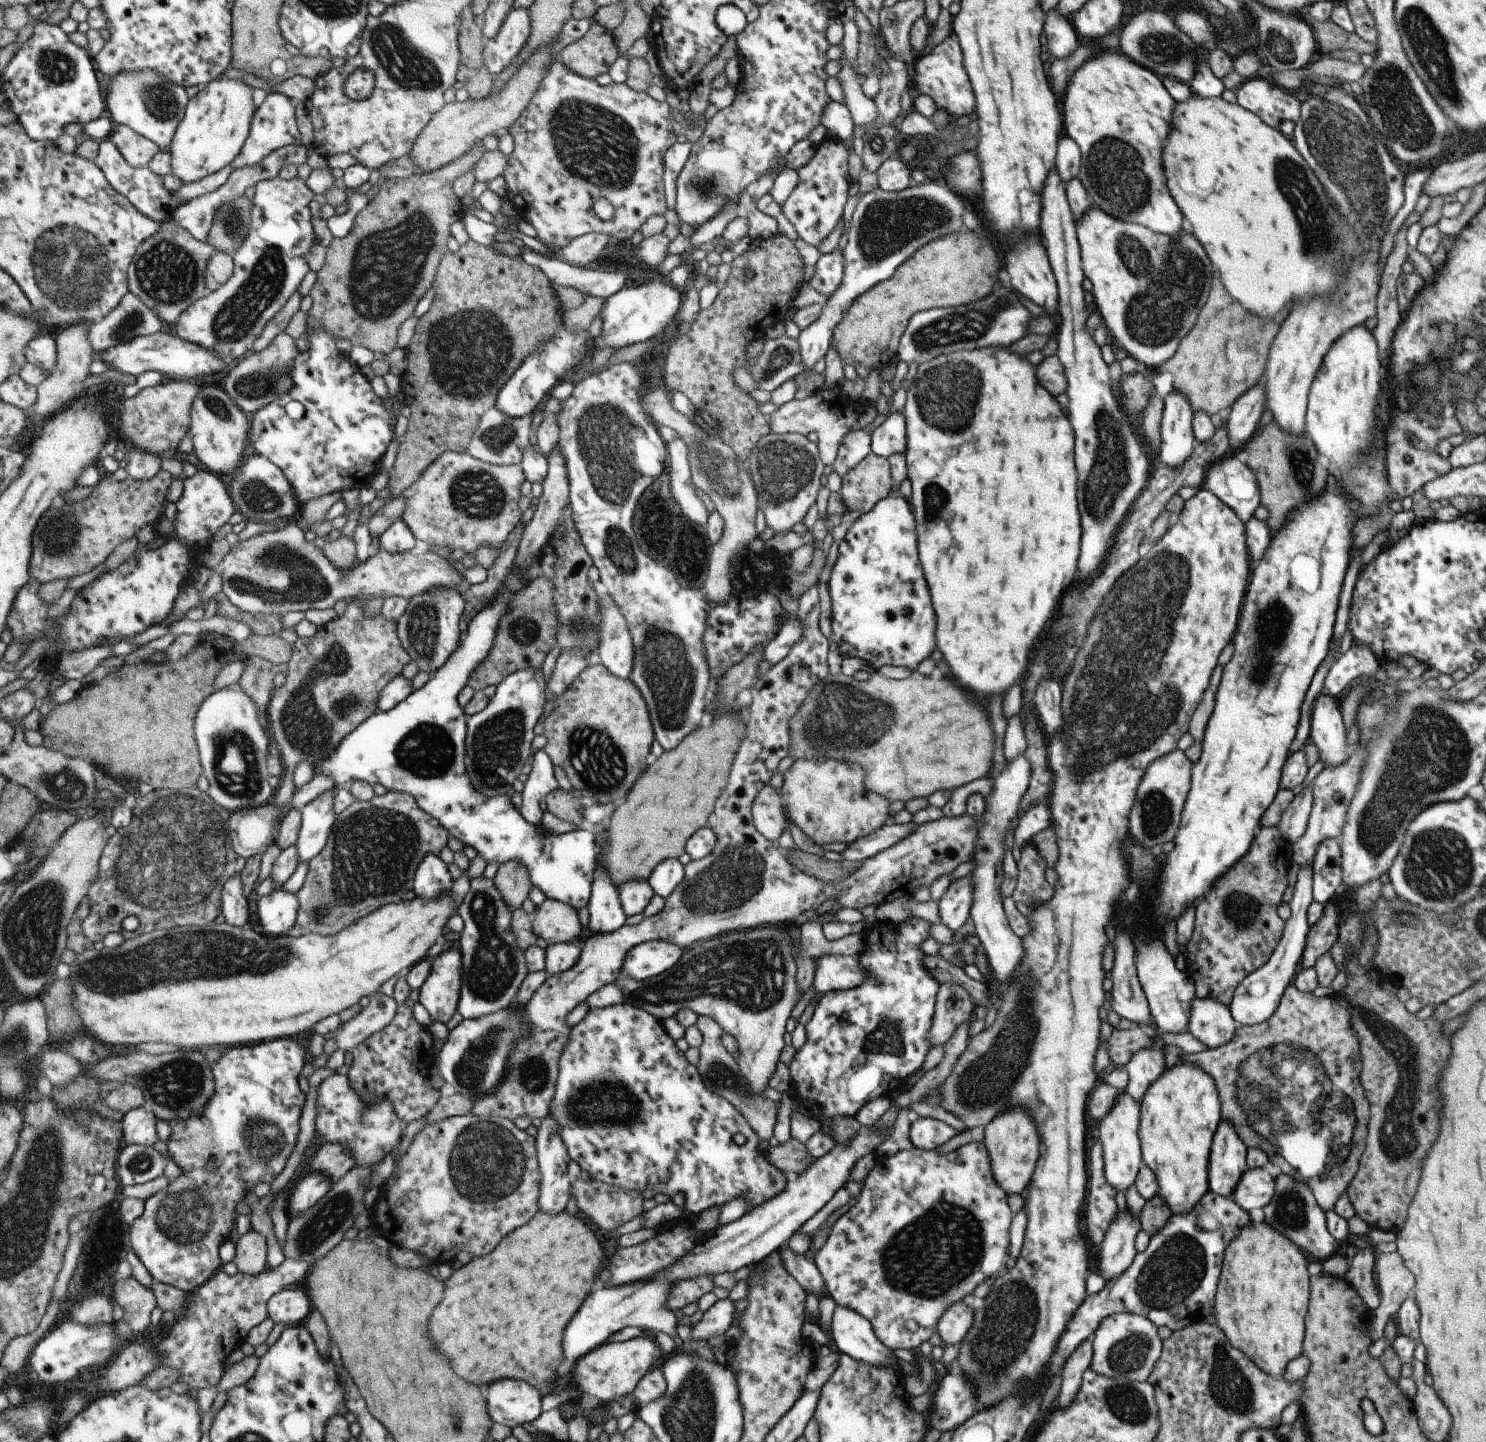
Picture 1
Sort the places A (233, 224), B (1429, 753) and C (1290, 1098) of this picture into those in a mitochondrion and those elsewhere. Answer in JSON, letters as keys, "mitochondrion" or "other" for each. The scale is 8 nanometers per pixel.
{"A":"mitochondrion","B":"mitochondrion","C":"mitochondrion"}

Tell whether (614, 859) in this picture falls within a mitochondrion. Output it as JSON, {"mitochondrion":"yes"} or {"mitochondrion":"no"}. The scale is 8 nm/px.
{"mitochondrion":"no"}

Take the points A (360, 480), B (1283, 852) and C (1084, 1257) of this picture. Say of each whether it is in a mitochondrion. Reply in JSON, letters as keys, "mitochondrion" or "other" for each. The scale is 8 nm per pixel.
{"A":"other","B":"other","C":"other"}

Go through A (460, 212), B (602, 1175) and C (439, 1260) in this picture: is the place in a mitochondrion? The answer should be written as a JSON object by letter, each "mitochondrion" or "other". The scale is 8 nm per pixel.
{"A":"other","B":"other","C":"other"}

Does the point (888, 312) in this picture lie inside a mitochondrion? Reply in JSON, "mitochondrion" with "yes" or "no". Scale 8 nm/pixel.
{"mitochondrion":"no"}

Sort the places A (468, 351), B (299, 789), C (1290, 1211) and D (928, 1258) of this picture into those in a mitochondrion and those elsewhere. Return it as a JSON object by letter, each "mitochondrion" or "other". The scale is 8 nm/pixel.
{"A":"mitochondrion","B":"other","C":"mitochondrion","D":"mitochondrion"}

